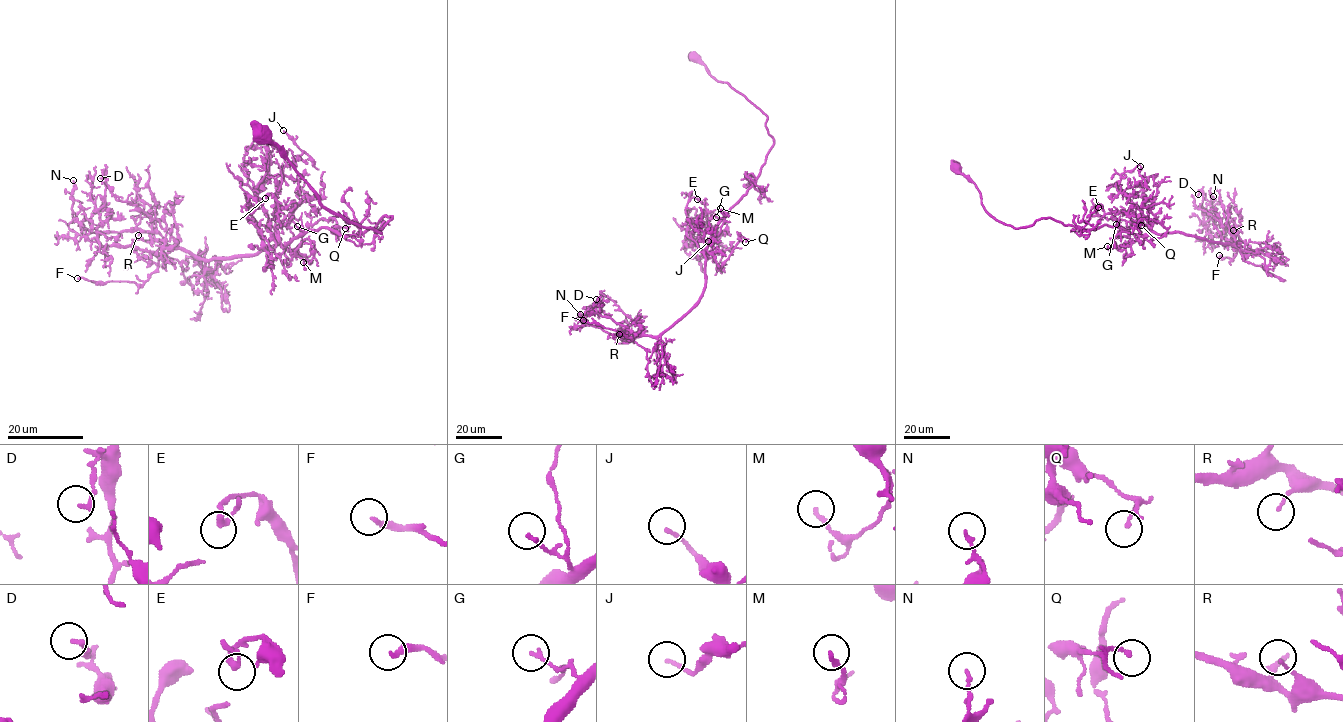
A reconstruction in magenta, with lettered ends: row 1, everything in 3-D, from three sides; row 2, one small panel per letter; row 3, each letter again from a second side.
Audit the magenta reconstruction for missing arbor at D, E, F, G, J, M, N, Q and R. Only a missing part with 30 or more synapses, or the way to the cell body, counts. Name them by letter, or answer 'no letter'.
no letter

